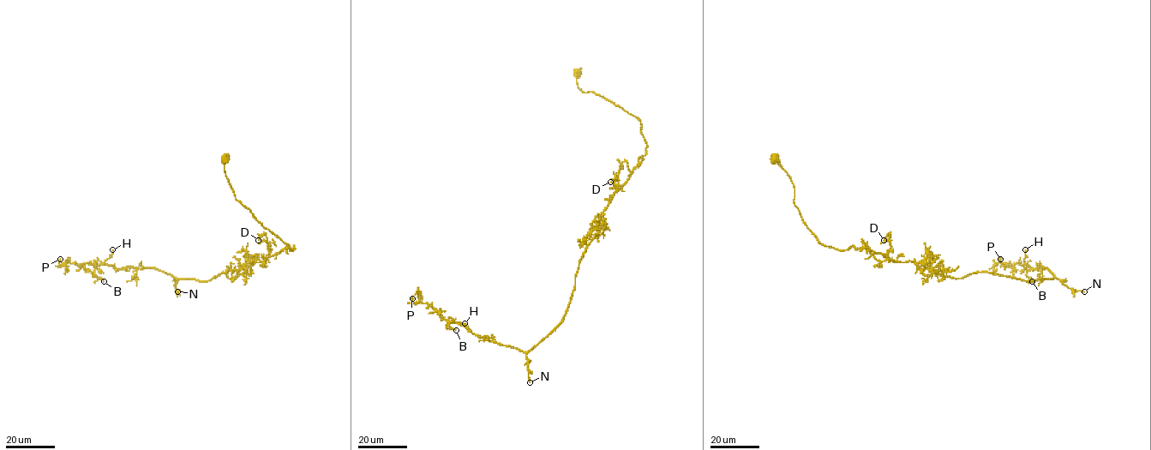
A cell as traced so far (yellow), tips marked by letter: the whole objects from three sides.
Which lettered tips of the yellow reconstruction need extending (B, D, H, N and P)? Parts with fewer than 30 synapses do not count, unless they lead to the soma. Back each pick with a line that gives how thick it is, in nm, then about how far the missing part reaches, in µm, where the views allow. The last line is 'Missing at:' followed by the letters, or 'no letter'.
N: 190 nm thick; about 15 µm are missing
Missing at: N

